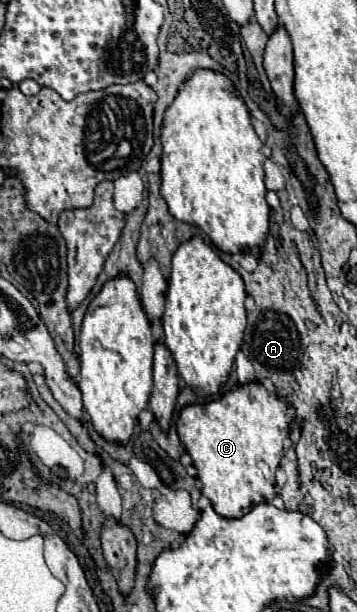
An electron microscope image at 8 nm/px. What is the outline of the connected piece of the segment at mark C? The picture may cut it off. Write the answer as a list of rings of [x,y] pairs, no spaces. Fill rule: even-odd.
[[[260,383],[238,385],[236,389],[222,395],[220,399],[208,401],[202,407],[188,405],[180,411],[178,437],[194,461],[194,467],[198,471],[196,477],[202,485],[200,489],[202,495],[212,501],[212,507],[218,515],[226,519],[238,519],[238,517],[244,517],[254,505],[268,503],[270,499],[276,497],[274,473],[284,455],[284,439],[288,439],[292,417],[294,417],[294,409],[284,399],[270,395]],[[260,461],[264,461],[264,465],[268,467],[268,473],[264,473],[258,467]]]

